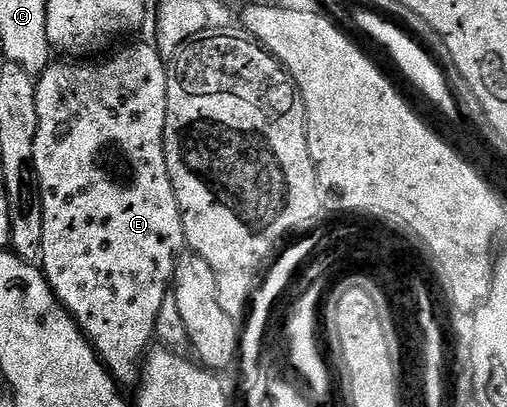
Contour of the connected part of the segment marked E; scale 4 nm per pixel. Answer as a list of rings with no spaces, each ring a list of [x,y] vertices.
[[[152,42],[137,43],[134,47],[125,47],[118,55],[113,55],[110,59],[105,59],[102,63],[85,63],[89,61],[65,61],[69,63],[58,63],[53,61],[49,64],[44,72],[37,79],[37,108],[39,109],[39,129],[35,133],[35,165],[33,168],[37,170],[37,180],[41,186],[41,196],[43,197],[43,245],[41,246],[41,257],[39,266],[45,272],[45,280],[51,285],[51,289],[55,293],[55,297],[65,307],[66,311],[73,320],[79,325],[79,329],[85,334],[85,338],[93,345],[94,351],[101,359],[101,362],[109,368],[109,374],[118,381],[124,379],[138,378],[139,372],[143,366],[143,360],[146,358],[147,352],[150,350],[151,344],[156,336],[156,325],[159,321],[159,309],[163,309],[163,303],[171,291],[173,282],[173,274],[177,268],[177,261],[181,258],[186,250],[185,230],[183,229],[183,221],[181,220],[181,210],[177,204],[175,197],[175,189],[171,185],[171,177],[167,173],[167,157],[165,156],[165,126],[167,125],[167,85],[169,84],[169,71],[167,70],[166,60],[158,51]]]

